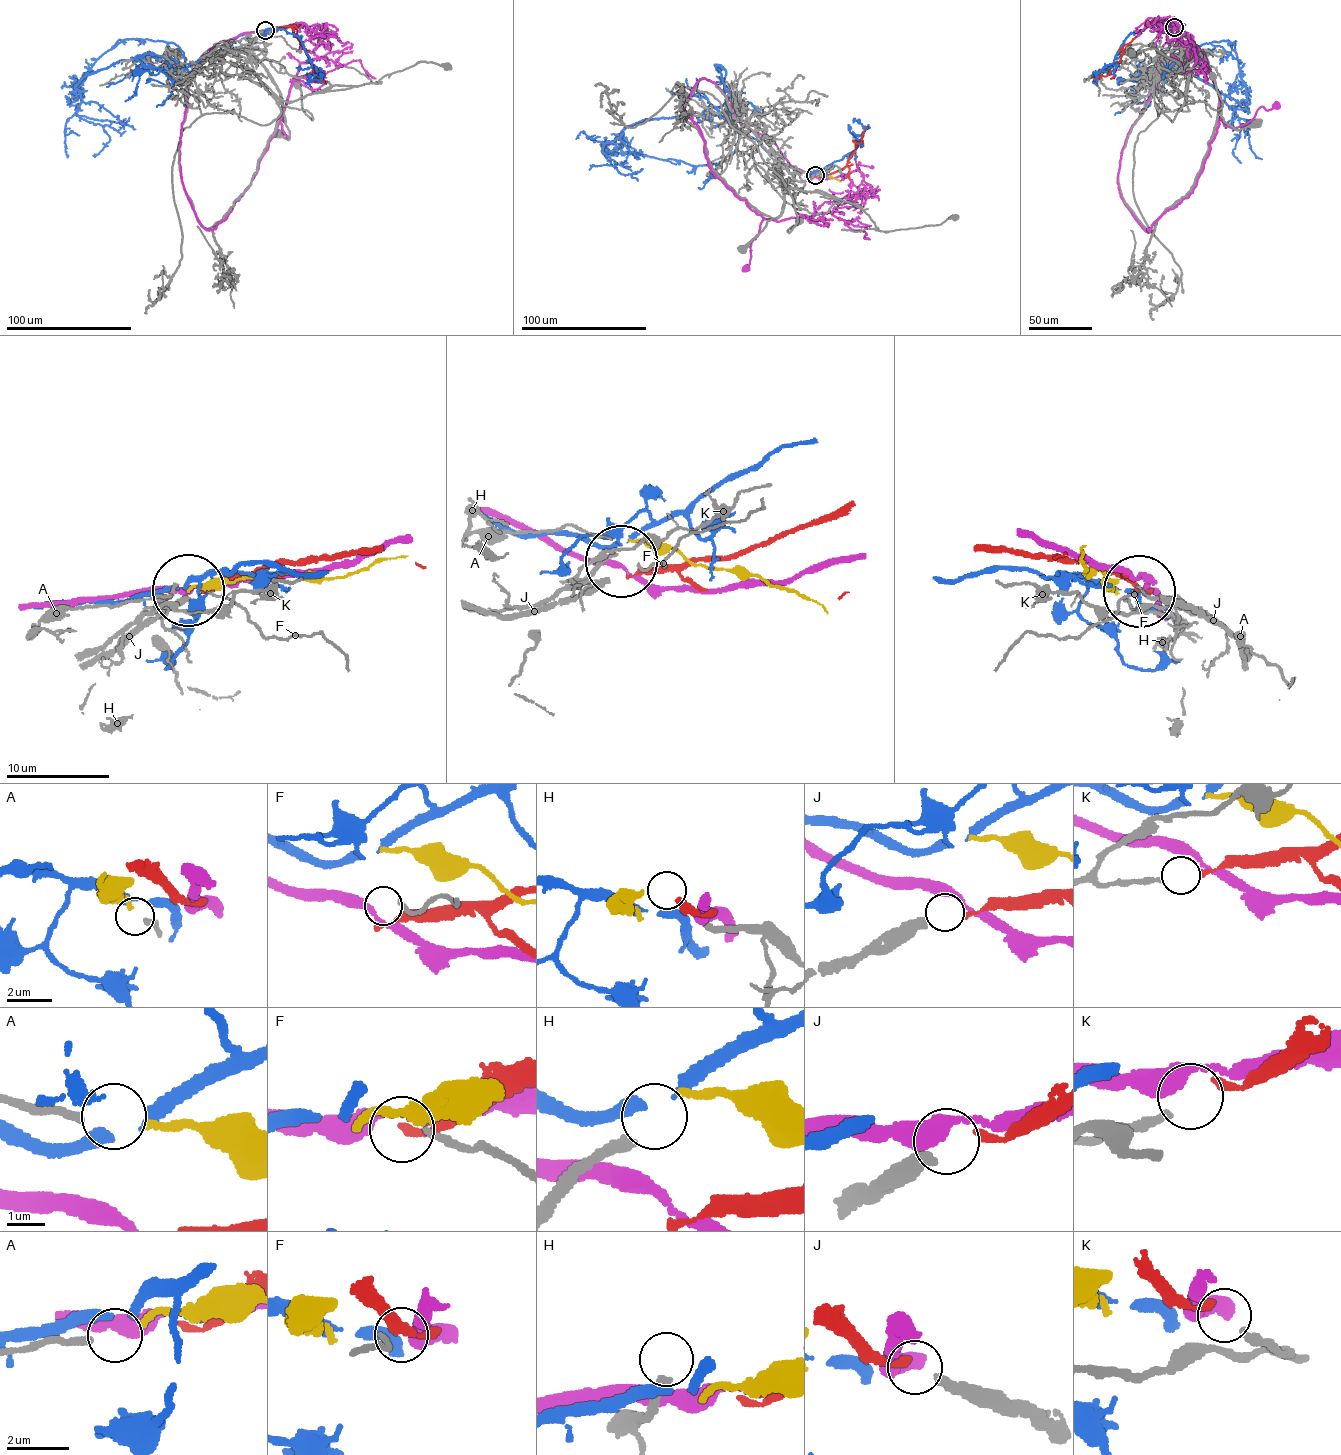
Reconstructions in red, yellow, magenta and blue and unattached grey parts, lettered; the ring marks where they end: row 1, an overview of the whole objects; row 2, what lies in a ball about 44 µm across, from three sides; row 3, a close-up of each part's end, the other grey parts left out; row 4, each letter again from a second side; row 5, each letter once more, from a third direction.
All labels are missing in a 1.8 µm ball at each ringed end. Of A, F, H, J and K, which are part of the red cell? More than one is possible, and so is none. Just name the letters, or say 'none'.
J

